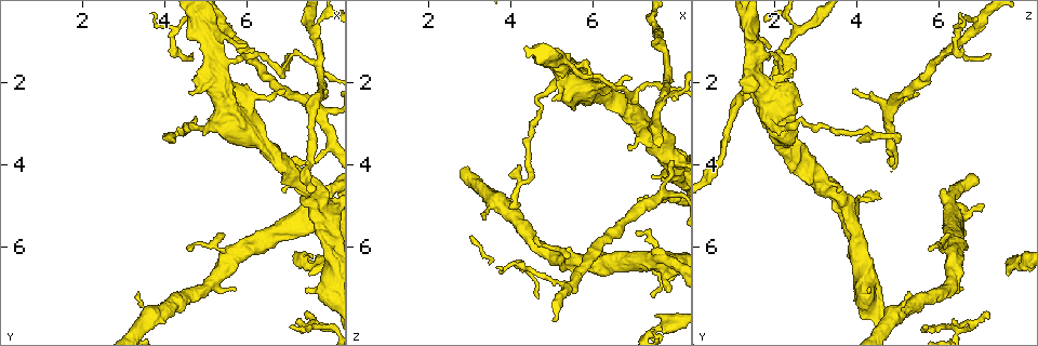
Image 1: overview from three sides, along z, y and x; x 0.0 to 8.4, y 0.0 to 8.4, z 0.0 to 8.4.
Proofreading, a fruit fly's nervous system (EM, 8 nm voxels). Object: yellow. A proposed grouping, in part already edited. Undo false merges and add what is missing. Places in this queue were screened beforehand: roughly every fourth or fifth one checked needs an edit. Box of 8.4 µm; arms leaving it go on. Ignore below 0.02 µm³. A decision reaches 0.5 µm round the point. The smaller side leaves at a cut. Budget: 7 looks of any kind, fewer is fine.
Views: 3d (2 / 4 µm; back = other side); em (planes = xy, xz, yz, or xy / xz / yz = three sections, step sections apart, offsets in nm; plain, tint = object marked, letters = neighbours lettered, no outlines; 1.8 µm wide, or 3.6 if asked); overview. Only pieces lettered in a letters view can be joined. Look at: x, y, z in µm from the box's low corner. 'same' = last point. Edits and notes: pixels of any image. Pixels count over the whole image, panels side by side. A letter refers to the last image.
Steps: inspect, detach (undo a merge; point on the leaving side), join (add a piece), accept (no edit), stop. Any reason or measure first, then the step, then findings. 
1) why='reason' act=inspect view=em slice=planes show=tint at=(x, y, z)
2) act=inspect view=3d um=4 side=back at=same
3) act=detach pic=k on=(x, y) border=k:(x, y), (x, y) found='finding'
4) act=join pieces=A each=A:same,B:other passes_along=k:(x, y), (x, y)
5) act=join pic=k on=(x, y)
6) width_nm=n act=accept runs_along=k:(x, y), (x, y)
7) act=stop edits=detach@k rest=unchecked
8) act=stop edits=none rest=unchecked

why='sudden change in width' act=inspect view=em slice=planes show=letters at=(4.90, 3.10, 2.20)

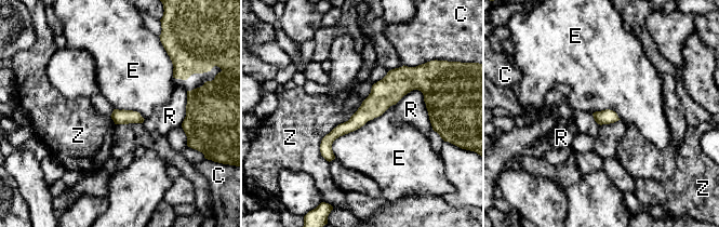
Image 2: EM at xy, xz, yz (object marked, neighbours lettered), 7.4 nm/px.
width_nm=110 act=accept each=C:other,E:other,R:other,Z:other runs_along=2:(417, 80), (395, 84), (323, 152) found='continuous, no second neuron'

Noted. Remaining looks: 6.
why='an open end' act=inspect view=3d um=4 side=back at=(4.10, 3.45, 4.95)

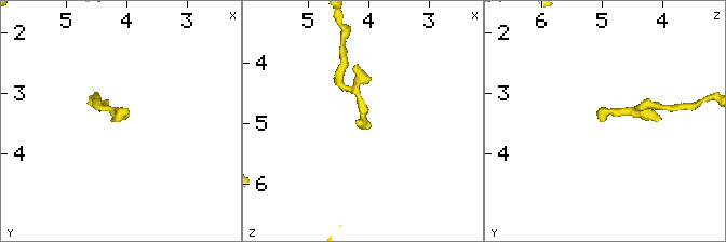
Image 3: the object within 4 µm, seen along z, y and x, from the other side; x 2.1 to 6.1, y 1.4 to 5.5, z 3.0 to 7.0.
act=inspect view=em slice=planes show=letters at=(4.15, 3.50, 5.00)

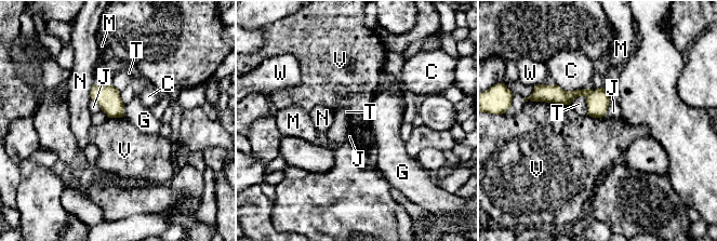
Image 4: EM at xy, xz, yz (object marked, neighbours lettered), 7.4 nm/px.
longest_contact=V:280nm act=accept each=C:other,G:other,J:other,M:other,N:other,T:other,V:other,W:other border=4:(531, 101), (555, 102), (569, 105) found='none of them fits'

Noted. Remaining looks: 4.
why='calibre changes' act=inspect view=3d um=4 at=(7.60, 1.55, 2.05)

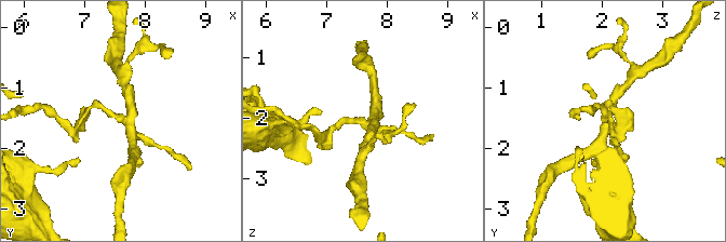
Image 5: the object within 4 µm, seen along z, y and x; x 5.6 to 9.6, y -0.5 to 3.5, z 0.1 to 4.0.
arms=4 why='shape alone is not enough' act=inspect view=em um=3.6 slice=planes show=tint at=(7.70, 1.50, 2.05)

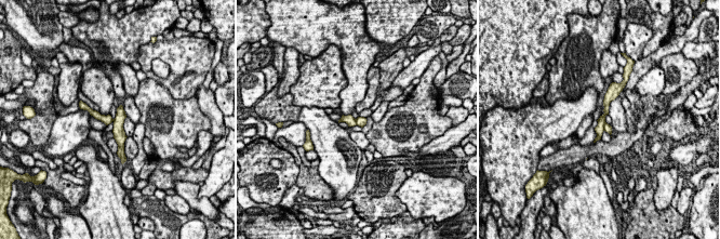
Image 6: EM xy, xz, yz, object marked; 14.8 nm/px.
act=inspect view=em um=3.6 slice=planes show=letters at=same

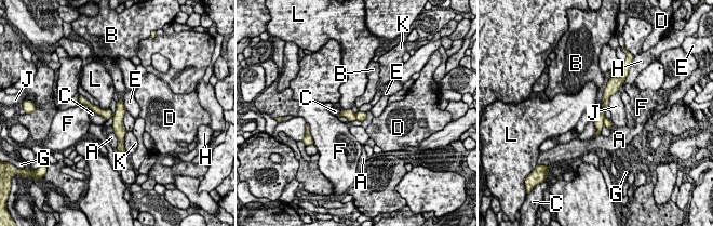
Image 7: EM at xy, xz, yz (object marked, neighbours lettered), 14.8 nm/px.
act=detach pic=7 on=(599, 123) each=A:other,B:other,C:other,D:other,E:other,F:other,G:other,H:other,J:other,K:other,L:other found='a second neuron is stuck on'

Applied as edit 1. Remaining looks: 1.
act=stop edits=detach@7 rest=unchecked

